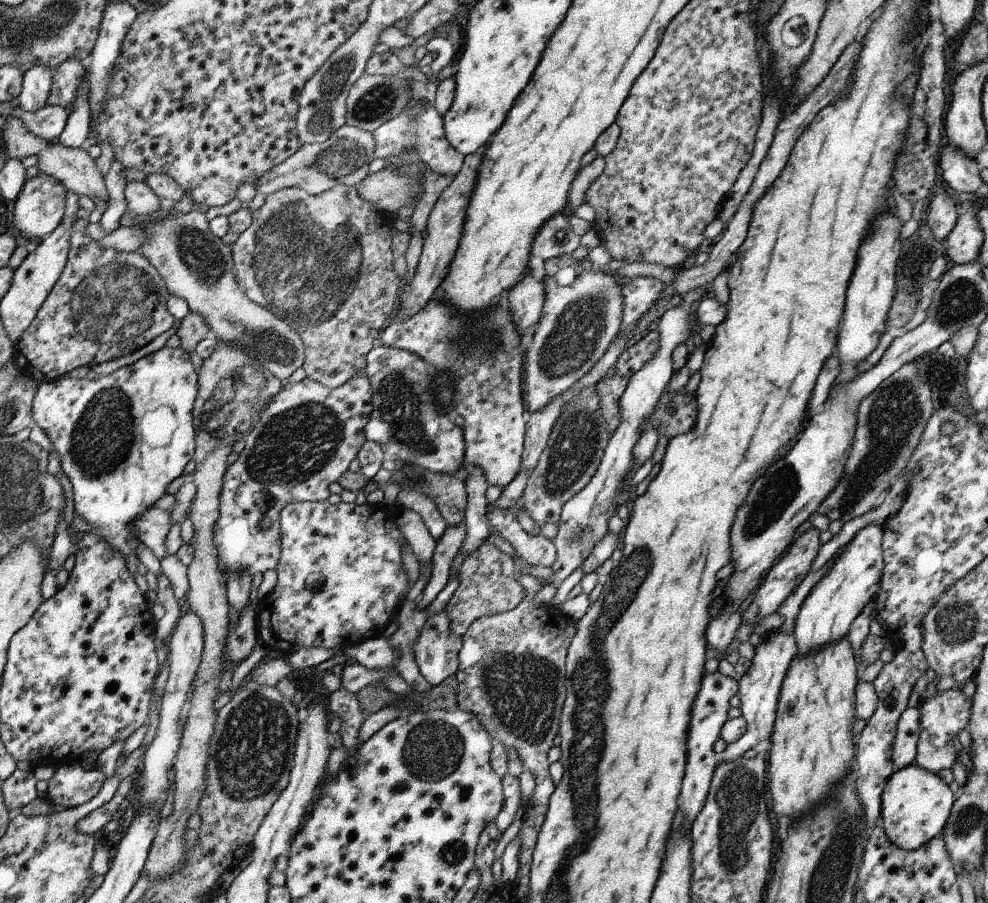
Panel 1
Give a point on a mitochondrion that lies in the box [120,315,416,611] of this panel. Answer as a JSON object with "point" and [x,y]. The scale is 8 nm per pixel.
{"point":[295,445]}

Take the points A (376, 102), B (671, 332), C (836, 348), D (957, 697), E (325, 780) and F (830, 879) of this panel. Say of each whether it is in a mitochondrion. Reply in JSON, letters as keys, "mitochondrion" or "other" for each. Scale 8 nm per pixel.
{"A":"mitochondrion","B":"other","C":"other","D":"other","E":"other","F":"mitochondrion"}

